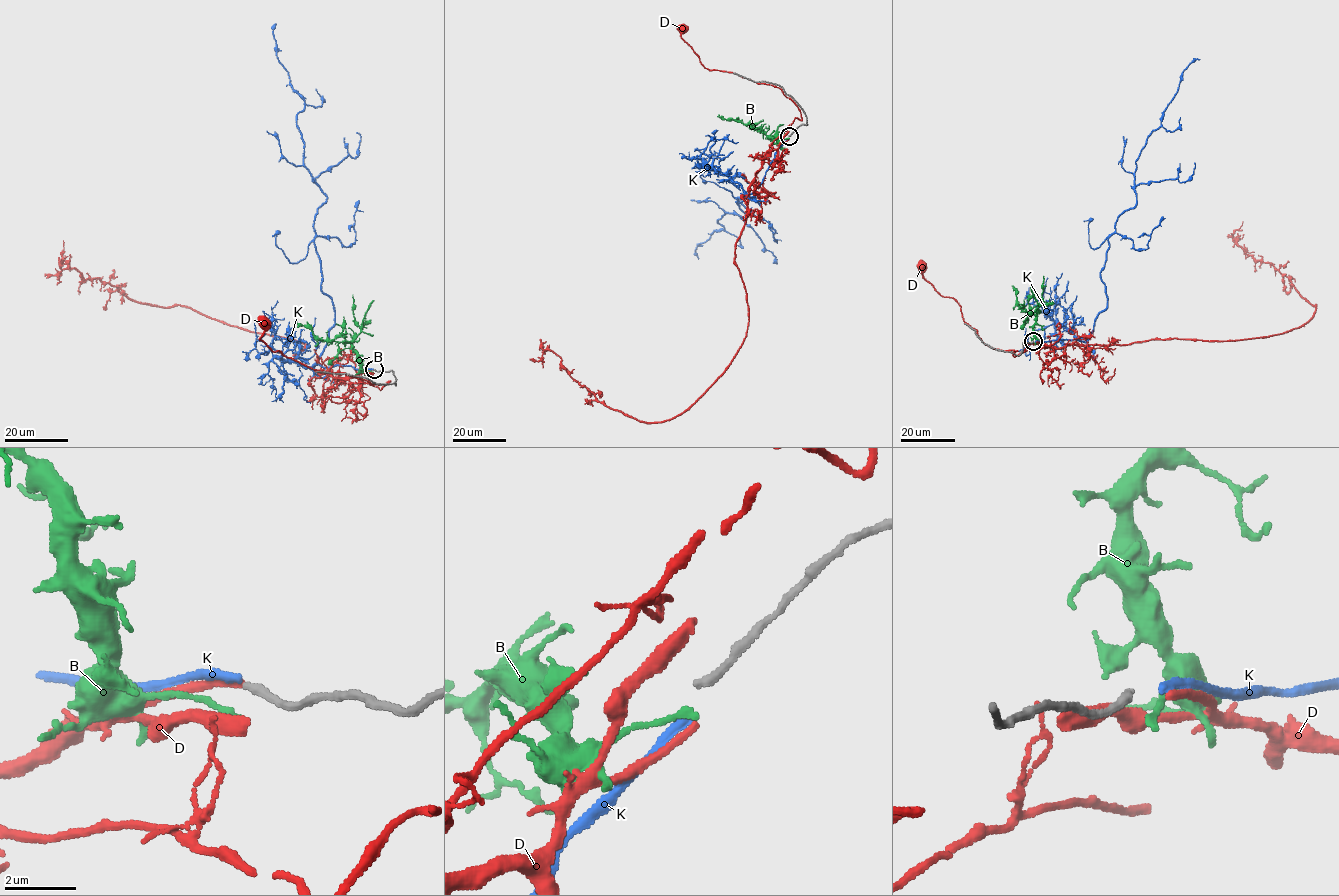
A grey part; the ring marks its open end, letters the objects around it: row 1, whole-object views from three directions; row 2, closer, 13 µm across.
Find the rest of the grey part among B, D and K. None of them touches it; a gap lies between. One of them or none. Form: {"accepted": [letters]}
{"accepted": ["K"]}

